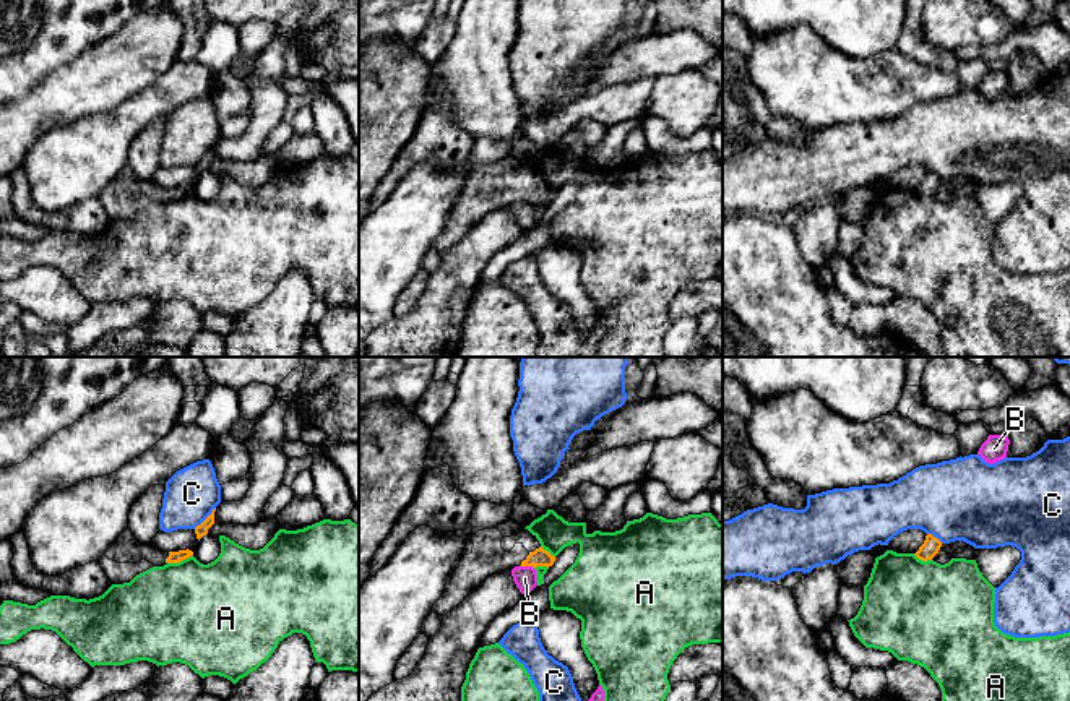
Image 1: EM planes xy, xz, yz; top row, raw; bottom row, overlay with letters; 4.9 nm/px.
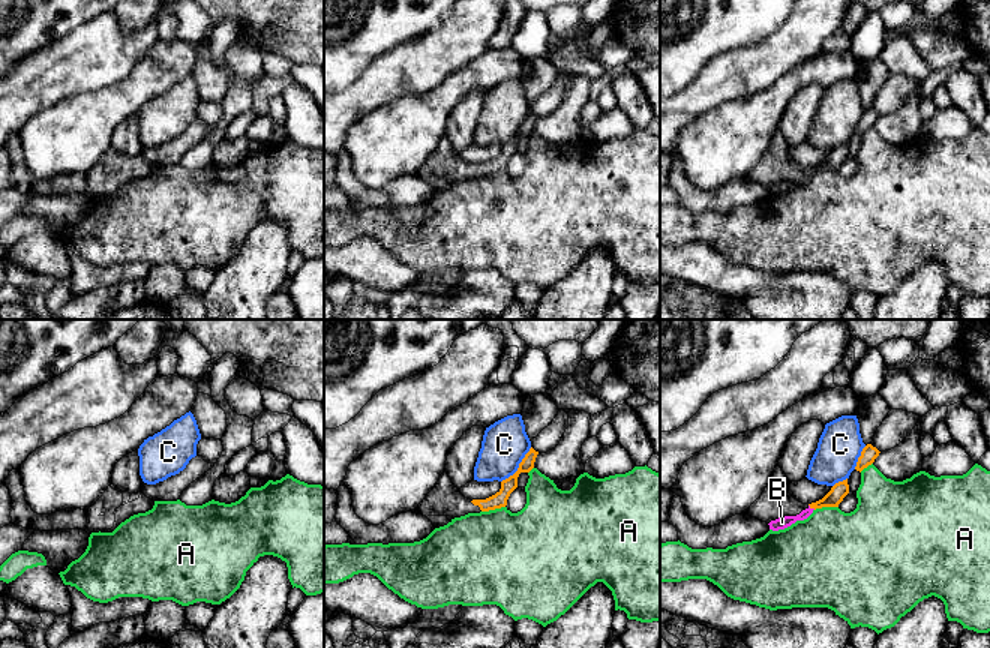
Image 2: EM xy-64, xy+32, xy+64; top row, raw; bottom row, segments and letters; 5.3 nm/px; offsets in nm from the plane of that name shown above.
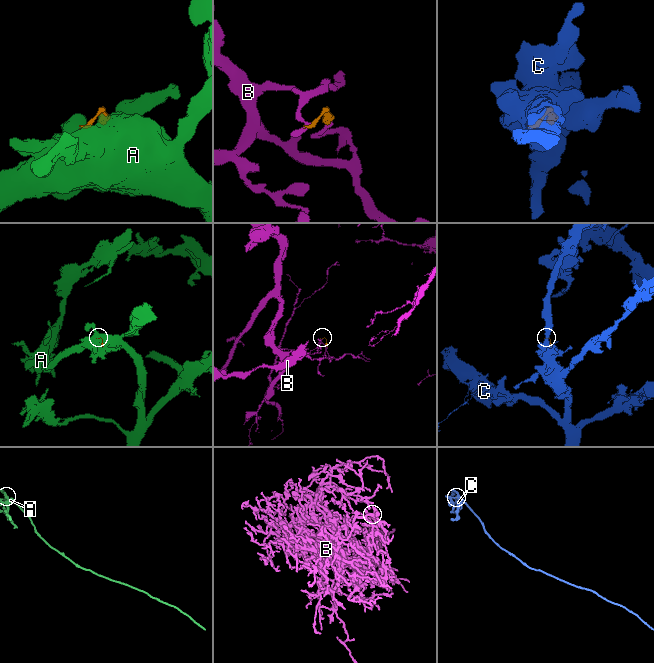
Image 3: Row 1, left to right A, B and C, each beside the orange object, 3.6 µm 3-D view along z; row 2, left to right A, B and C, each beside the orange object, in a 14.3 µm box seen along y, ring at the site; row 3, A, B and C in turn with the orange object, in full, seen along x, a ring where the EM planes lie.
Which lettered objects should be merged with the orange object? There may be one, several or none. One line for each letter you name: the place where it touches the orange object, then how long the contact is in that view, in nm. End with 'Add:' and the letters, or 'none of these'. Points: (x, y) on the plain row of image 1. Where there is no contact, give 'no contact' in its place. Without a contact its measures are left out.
Add: none of these

